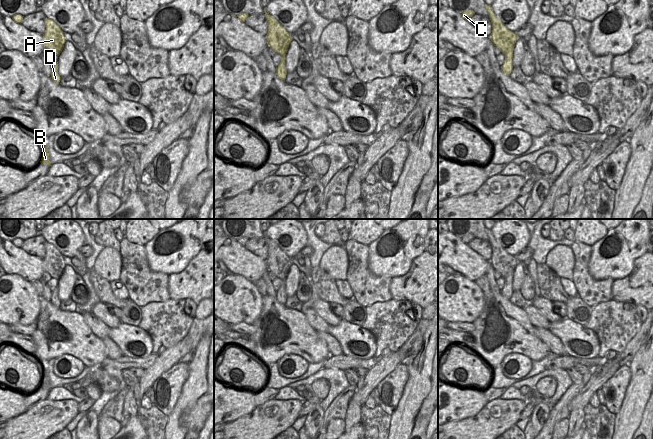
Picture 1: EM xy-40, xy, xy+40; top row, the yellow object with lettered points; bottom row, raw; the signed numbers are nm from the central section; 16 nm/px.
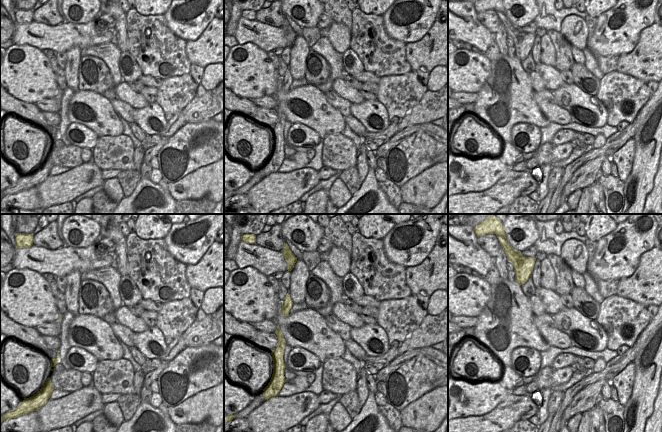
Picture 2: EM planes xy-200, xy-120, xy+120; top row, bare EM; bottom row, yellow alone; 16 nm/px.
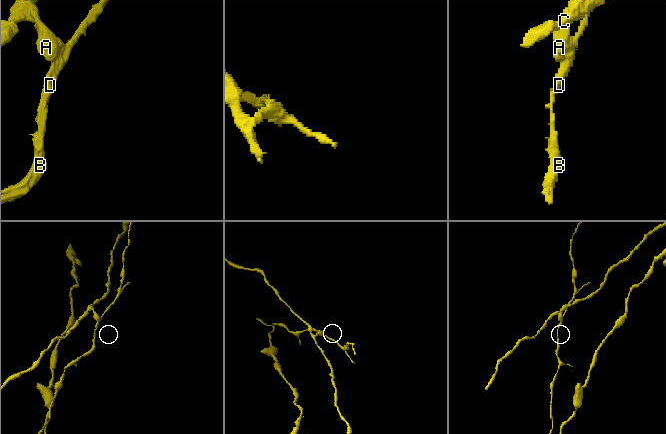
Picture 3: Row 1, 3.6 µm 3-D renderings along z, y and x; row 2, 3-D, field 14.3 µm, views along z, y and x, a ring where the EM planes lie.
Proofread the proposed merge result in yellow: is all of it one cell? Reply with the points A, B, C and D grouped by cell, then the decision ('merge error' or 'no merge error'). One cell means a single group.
A C / B D; merge error

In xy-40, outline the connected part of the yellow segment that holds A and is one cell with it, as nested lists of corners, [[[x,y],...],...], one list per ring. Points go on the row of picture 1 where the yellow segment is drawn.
[[[47,17],[45,18],[45,25],[46,30],[43,34],[44,47],[48,48],[52,54],[59,56],[66,42],[63,31],[53,20]]]

